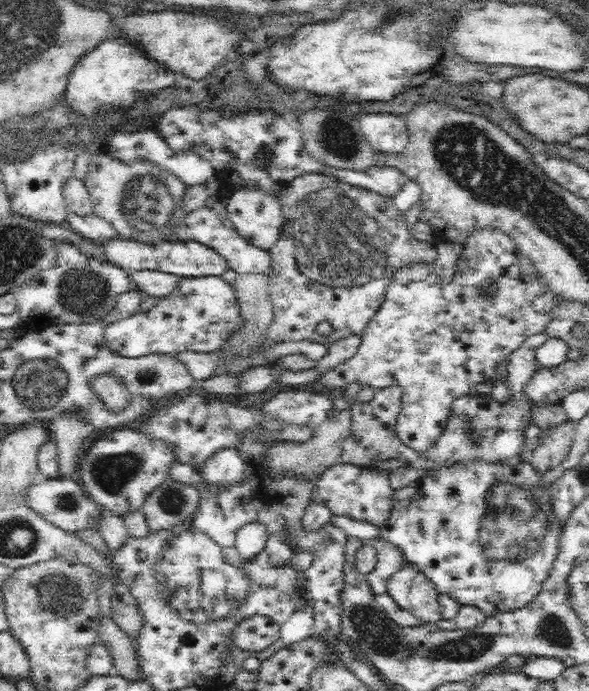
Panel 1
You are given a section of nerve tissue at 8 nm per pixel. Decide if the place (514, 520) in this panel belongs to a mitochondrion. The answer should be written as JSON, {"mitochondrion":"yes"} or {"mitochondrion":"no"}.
{"mitochondrion":"yes"}

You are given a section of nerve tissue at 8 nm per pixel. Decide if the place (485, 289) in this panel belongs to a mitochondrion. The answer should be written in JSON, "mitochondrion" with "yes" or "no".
{"mitochondrion":"yes"}

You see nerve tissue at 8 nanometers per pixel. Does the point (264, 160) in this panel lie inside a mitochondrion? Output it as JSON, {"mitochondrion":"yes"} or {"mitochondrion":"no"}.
{"mitochondrion":"yes"}

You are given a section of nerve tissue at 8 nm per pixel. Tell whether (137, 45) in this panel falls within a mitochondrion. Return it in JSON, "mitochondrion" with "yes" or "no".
{"mitochondrion":"no"}

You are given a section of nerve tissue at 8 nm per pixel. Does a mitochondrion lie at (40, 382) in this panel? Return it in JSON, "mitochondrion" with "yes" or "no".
{"mitochondrion":"yes"}

